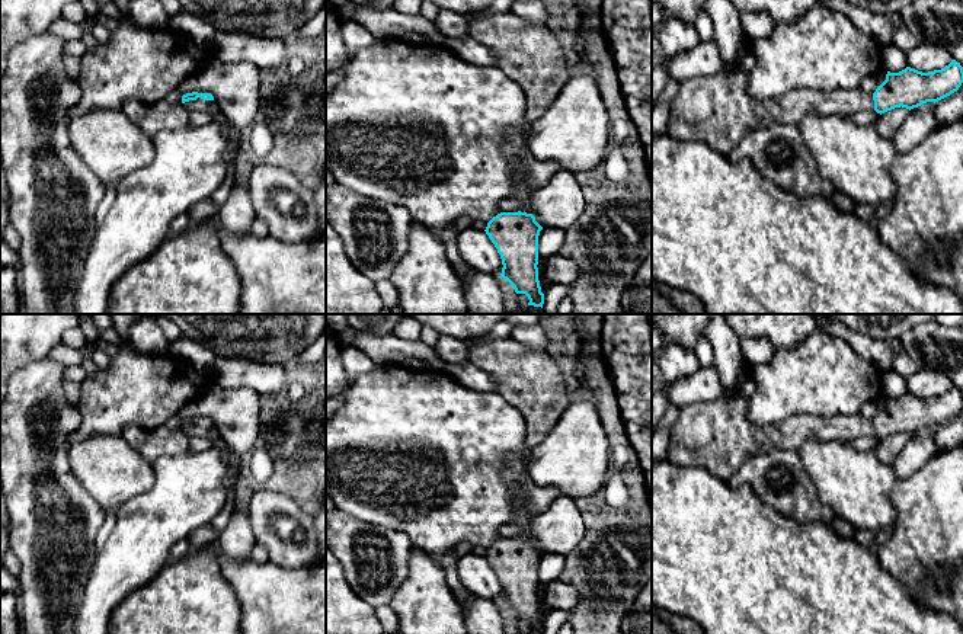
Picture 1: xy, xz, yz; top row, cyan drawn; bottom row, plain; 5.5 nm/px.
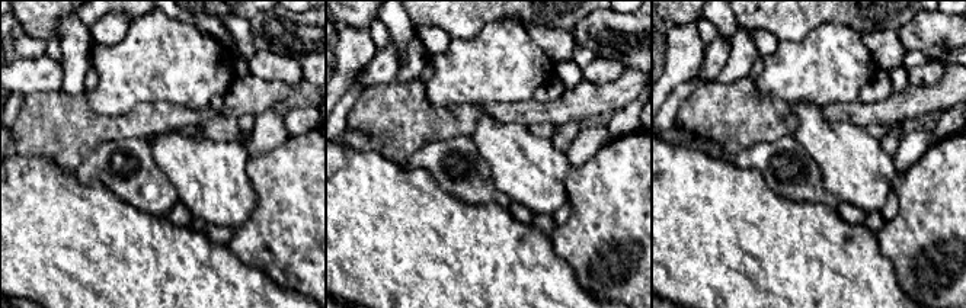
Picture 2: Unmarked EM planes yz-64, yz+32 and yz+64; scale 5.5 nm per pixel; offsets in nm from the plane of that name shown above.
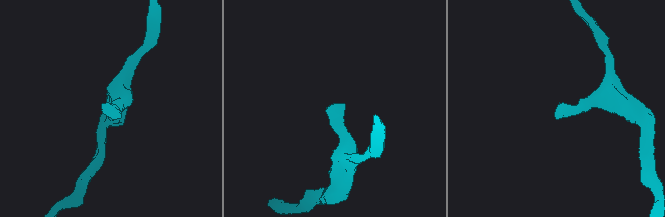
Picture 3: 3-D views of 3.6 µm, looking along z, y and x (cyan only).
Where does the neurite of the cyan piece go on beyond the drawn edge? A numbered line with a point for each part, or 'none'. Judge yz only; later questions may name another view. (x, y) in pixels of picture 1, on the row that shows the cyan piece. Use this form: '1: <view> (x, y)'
1: yz (717, 109)

